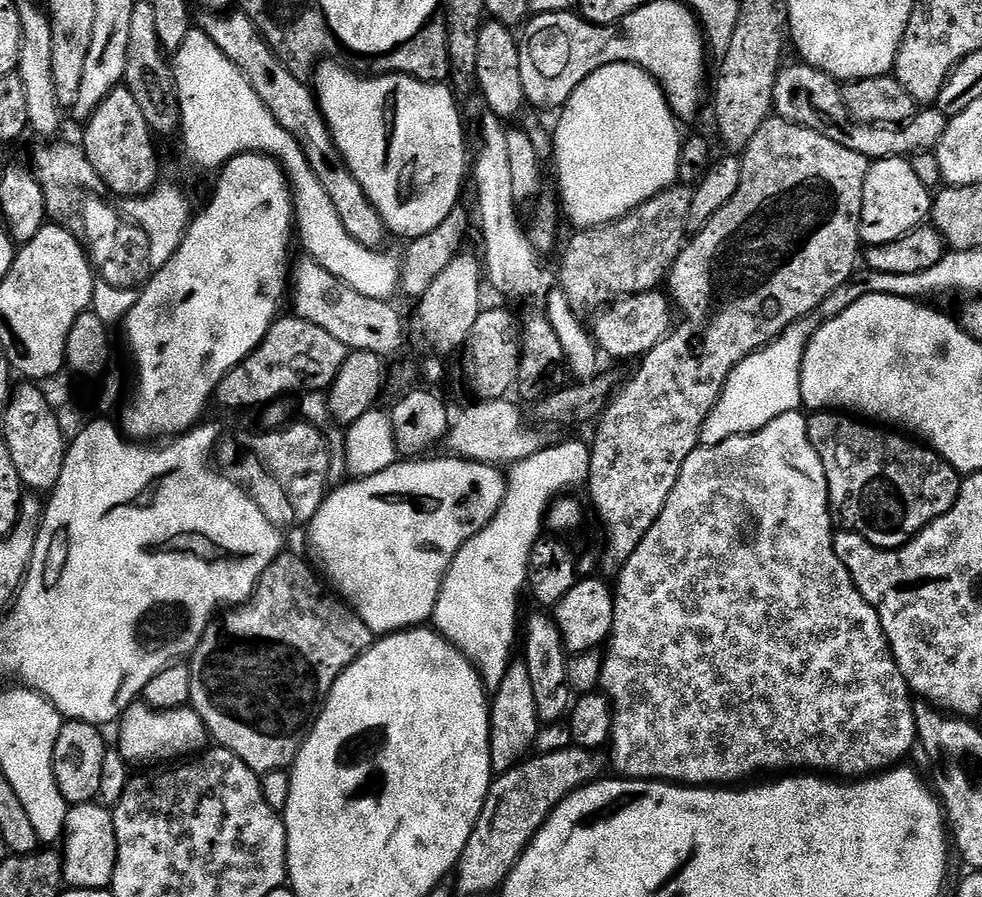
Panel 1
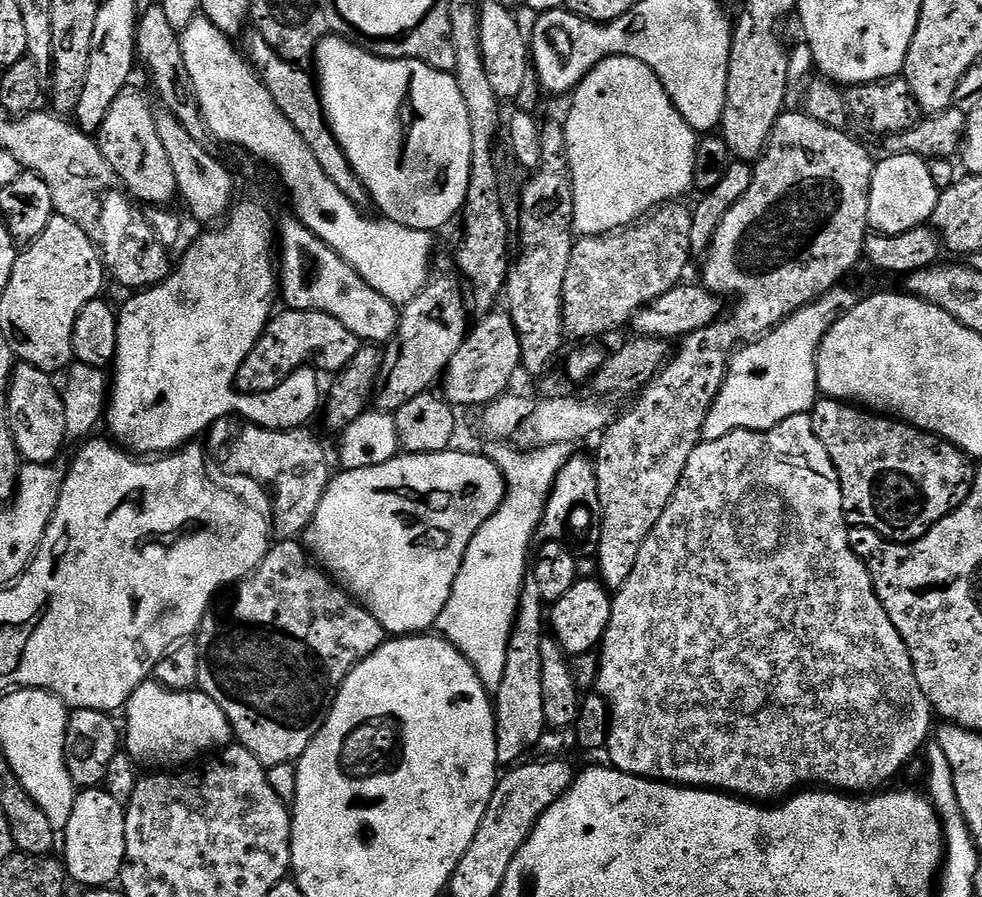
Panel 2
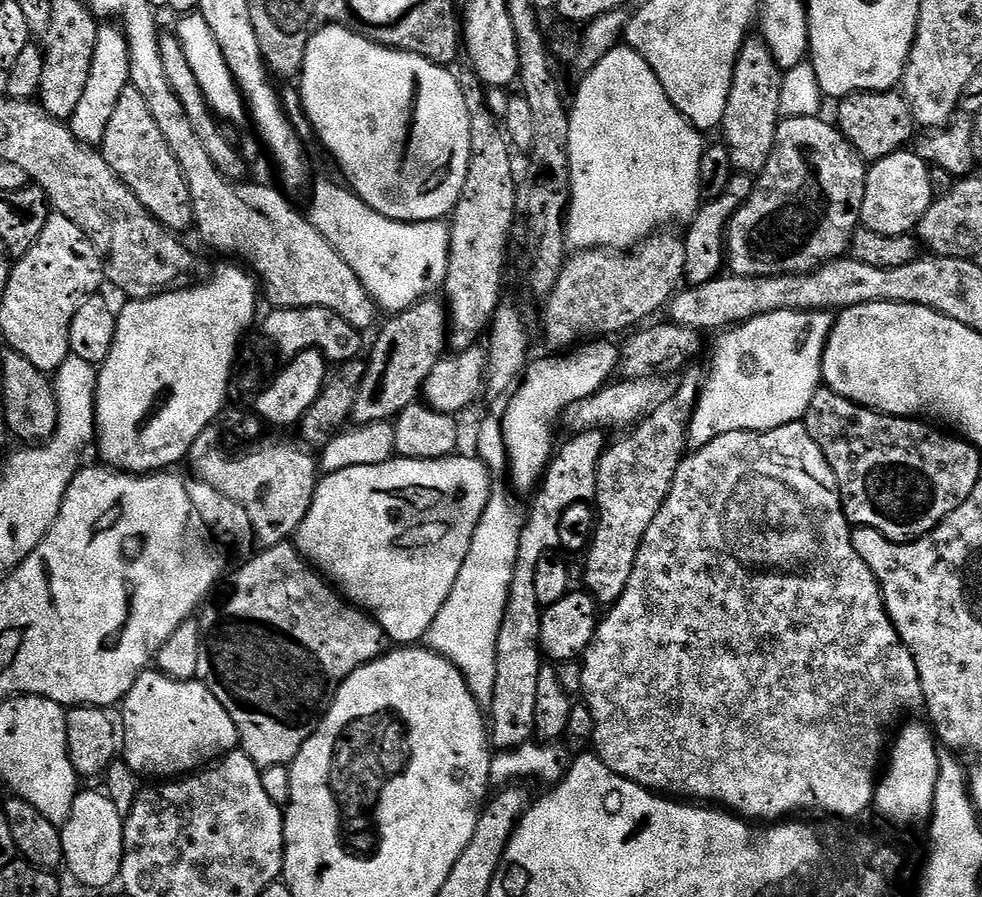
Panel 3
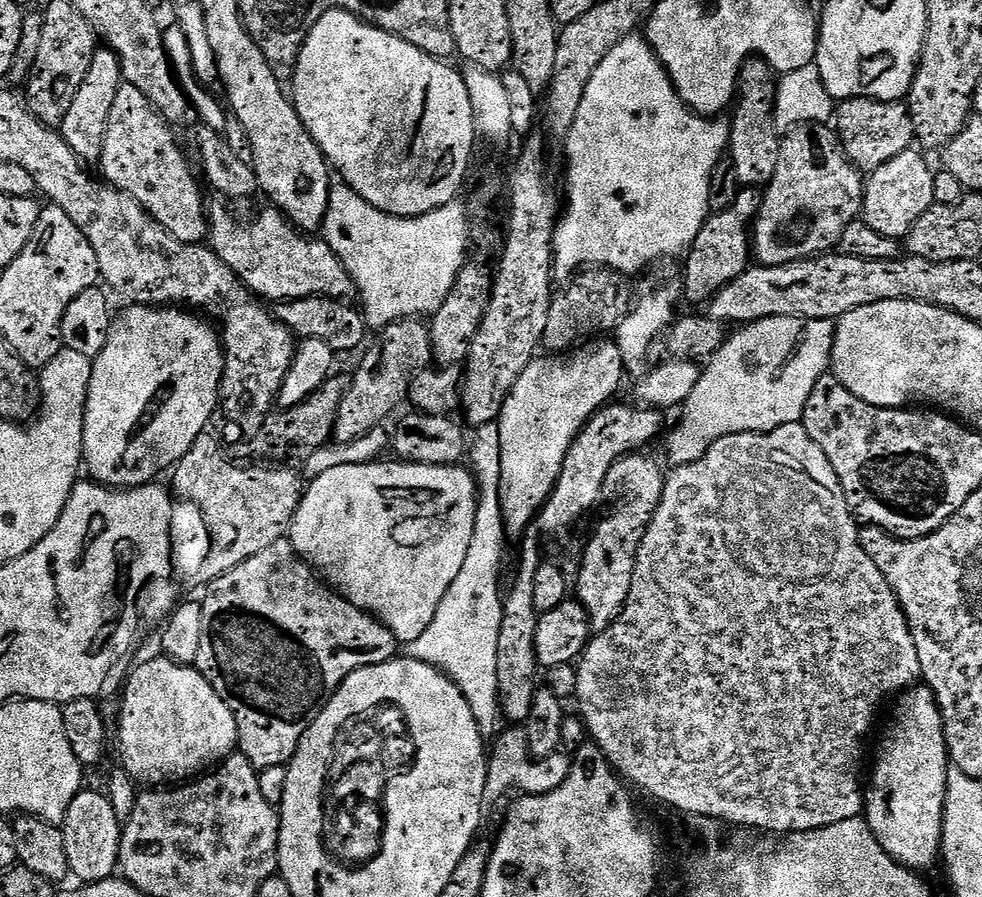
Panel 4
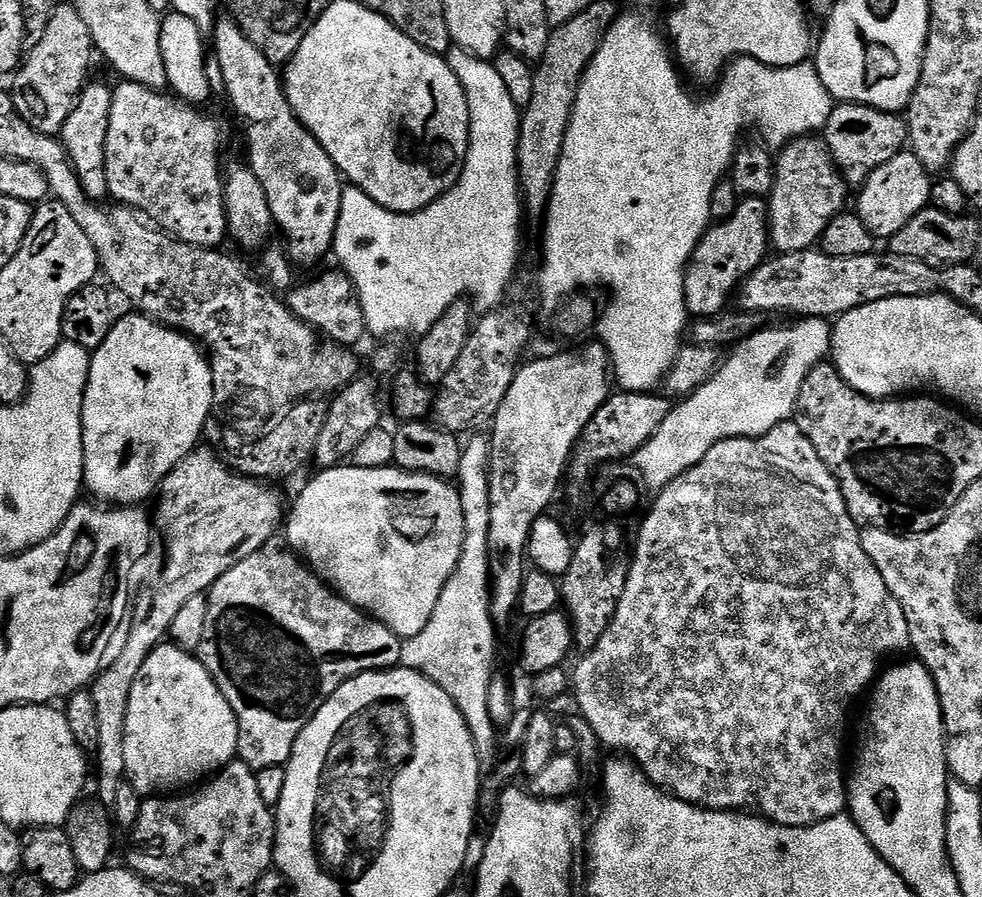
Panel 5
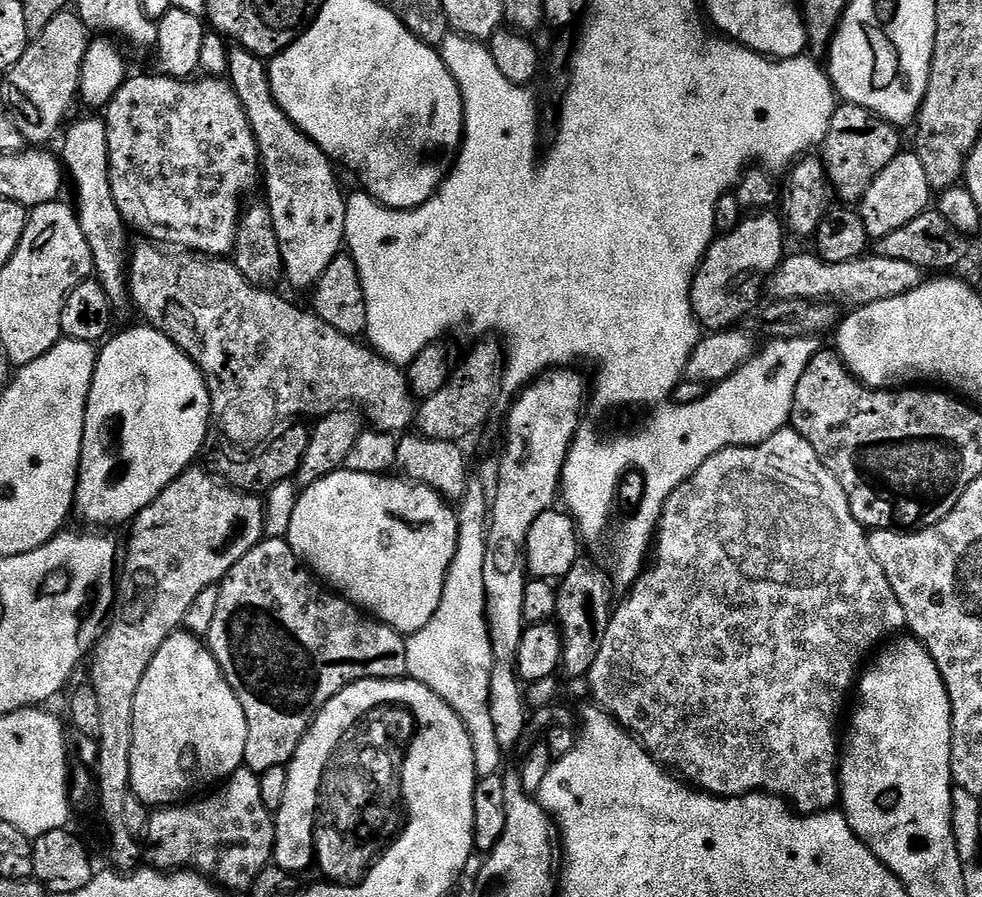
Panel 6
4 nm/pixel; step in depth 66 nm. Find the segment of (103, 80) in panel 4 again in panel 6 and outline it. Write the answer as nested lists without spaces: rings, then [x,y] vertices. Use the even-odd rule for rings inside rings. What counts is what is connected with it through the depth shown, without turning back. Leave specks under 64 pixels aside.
[[[88,114],[85,120],[76,120],[67,125],[64,136],[64,152],[62,162],[70,173],[70,184],[76,187],[74,207],[80,217],[82,234],[86,234],[86,242],[92,251],[92,267],[95,279],[100,281],[113,302],[127,301],[128,266],[130,263],[128,235],[122,214],[118,210],[118,202],[114,202],[114,190],[110,186],[110,142],[108,126],[99,115]],[[68,130],[68,133],[66,133]],[[128,248],[128,249],[127,249]],[[124,251],[126,251],[124,253]]]

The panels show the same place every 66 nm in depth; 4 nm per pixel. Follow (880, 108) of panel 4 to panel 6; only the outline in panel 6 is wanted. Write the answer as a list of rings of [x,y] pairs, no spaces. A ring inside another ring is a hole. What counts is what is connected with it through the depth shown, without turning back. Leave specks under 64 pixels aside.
[[[844,102],[837,107],[832,119],[832,129],[822,145],[822,159],[824,169],[828,171],[828,182],[832,186],[833,193],[839,199],[841,196],[844,199],[841,201],[845,205],[855,205],[866,194],[866,190],[870,190],[870,182],[874,182],[874,178],[878,178],[878,174],[882,174],[882,170],[886,170],[886,166],[890,166],[890,162],[894,162],[894,158],[900,155],[902,145],[900,145],[900,136],[896,132],[899,132],[897,125],[891,124],[862,106]]]

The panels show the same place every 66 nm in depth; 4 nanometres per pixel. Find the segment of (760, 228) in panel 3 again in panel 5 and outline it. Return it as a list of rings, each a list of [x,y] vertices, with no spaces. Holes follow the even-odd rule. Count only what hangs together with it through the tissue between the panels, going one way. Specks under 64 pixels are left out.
[[[823,138],[791,140],[779,149],[775,161],[774,190],[766,200],[771,247],[780,254],[815,249],[832,219],[845,211],[849,185],[832,161],[828,142]]]

